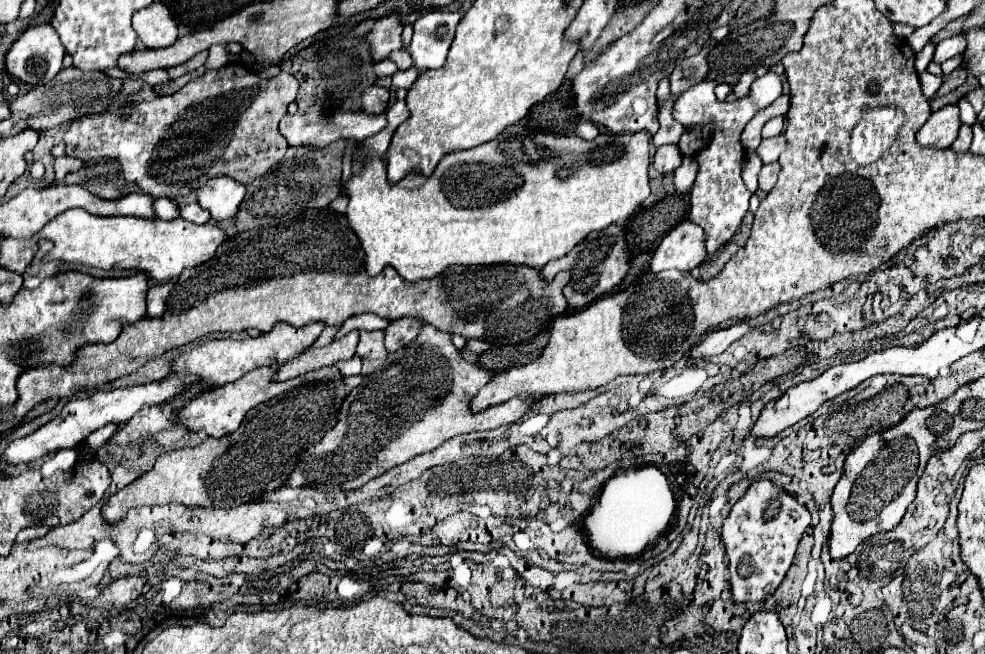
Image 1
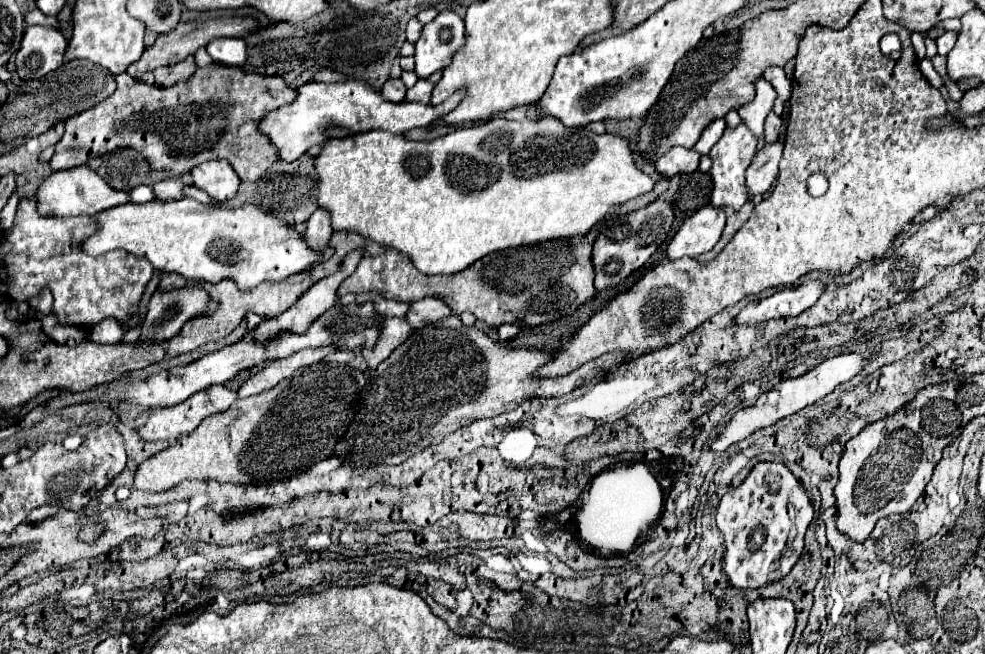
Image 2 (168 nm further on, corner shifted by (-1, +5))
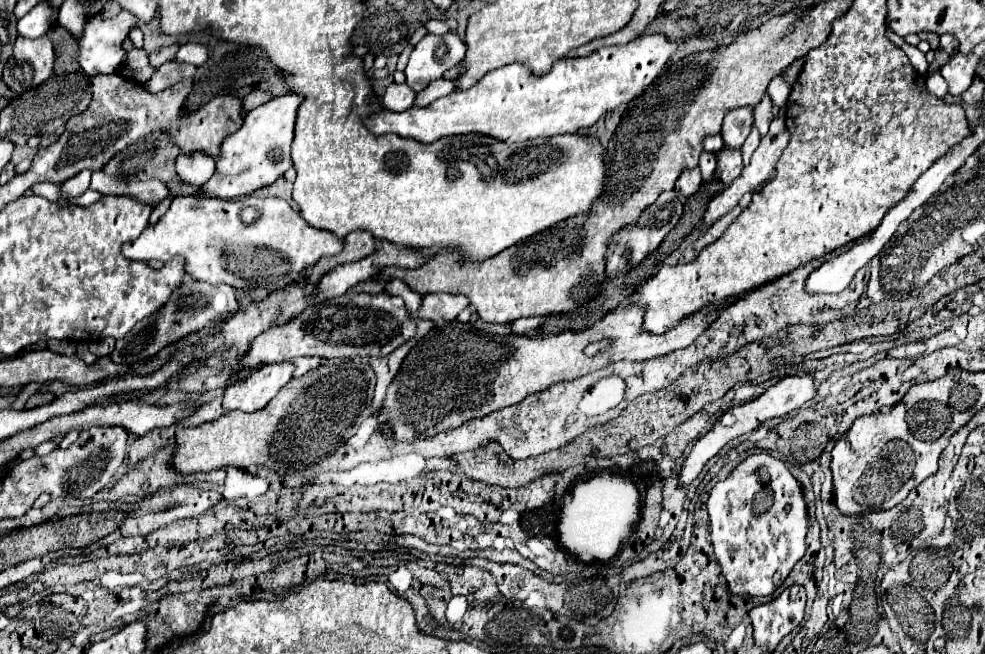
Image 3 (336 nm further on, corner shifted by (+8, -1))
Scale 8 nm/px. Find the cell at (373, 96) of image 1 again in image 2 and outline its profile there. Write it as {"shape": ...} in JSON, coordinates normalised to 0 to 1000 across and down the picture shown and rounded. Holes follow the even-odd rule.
{"shape":[[[393,121],[391,130],[387,133],[387,145],[389,145],[393,154],[399,154],[399,157],[409,154],[411,139],[413,139],[413,133],[411,133],[405,121]]]}

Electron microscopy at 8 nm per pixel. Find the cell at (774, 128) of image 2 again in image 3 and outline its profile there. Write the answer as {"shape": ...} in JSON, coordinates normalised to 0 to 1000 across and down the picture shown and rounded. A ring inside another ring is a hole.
{"shape":[[[776,145],[776,151],[765,164],[765,179],[768,179],[768,194],[770,194],[772,206],[776,206],[776,203],[780,200],[782,185],[786,182],[786,173],[784,173],[784,151],[782,151],[782,145]]]}

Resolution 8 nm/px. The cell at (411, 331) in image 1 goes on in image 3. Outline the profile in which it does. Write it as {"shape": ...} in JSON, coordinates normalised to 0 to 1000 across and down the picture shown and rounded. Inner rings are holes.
{"shape":[[[439,448],[430,454],[426,485],[430,488],[463,488],[467,476],[475,469],[475,454],[473,451],[455,451],[455,448]]]}

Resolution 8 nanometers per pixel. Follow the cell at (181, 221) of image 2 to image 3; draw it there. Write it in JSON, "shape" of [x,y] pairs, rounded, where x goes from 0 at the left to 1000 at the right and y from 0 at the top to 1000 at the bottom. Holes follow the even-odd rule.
{"shape":[[[179,301],[171,320],[171,326],[160,338],[160,344],[150,344],[146,350],[146,359],[142,359],[138,369],[126,372],[124,387],[138,399],[173,399],[177,390],[189,393],[191,405],[189,414],[201,430],[209,433],[231,433],[240,442],[244,439],[266,439],[270,445],[276,442],[288,442],[292,433],[301,430],[301,424],[317,408],[327,390],[341,390],[345,387],[345,378],[349,378],[349,365],[343,369],[341,359],[335,353],[319,350],[313,344],[303,323],[294,317],[292,307],[284,301],[250,301],[250,304],[238,304],[238,307],[225,307],[225,304],[197,304],[197,301]],[[250,317],[258,317],[264,332],[250,341],[246,335],[246,323]]]}

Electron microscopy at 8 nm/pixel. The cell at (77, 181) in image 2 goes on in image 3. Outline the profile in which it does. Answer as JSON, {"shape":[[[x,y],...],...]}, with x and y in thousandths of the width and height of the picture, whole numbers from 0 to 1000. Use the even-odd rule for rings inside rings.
{"shape":[[[87,258],[87,261],[79,265],[77,271],[69,274],[67,280],[63,280],[63,295],[69,298],[69,301],[79,301],[79,298],[83,298],[89,286],[91,286],[91,261]]]}

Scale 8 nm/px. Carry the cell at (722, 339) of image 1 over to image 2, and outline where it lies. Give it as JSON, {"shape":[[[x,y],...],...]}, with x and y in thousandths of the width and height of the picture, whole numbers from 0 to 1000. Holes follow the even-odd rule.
{"shape":[[[819,430],[811,442],[795,442],[779,457],[771,457],[769,463],[760,463],[754,469],[742,497],[762,497],[762,494],[775,494],[779,488],[791,488],[791,485],[809,485],[817,472],[821,472],[831,451],[838,445],[836,433],[831,430]]]}

